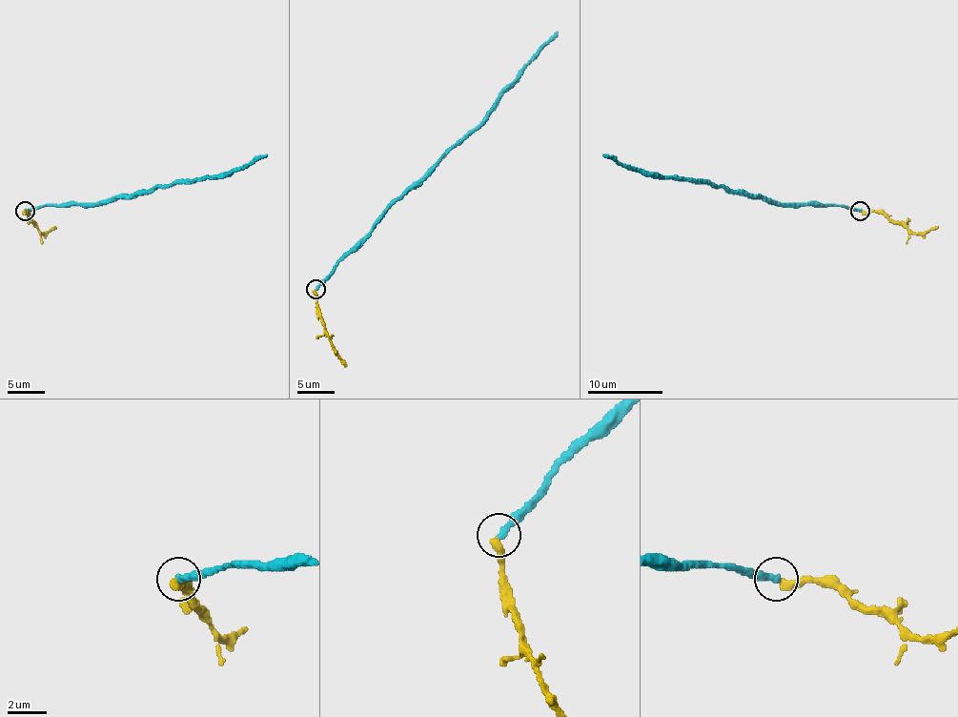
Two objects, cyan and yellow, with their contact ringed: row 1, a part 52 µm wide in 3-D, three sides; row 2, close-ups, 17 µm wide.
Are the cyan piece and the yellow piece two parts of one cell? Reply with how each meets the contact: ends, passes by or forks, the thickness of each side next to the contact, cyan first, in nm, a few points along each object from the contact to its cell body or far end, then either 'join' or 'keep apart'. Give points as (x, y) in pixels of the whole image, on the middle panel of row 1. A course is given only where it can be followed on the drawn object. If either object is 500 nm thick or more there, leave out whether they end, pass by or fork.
cyan ends there; yellow ends there; 360 nm thick on the cyan side, 420 nm on the other; cyan runs (315, 289), (397, 201), (473, 130), (496, 98), (558, 30); yellow runs (315, 289), (315, 314), (321, 319), (323, 332), (331, 345), (346, 366); keep apart

